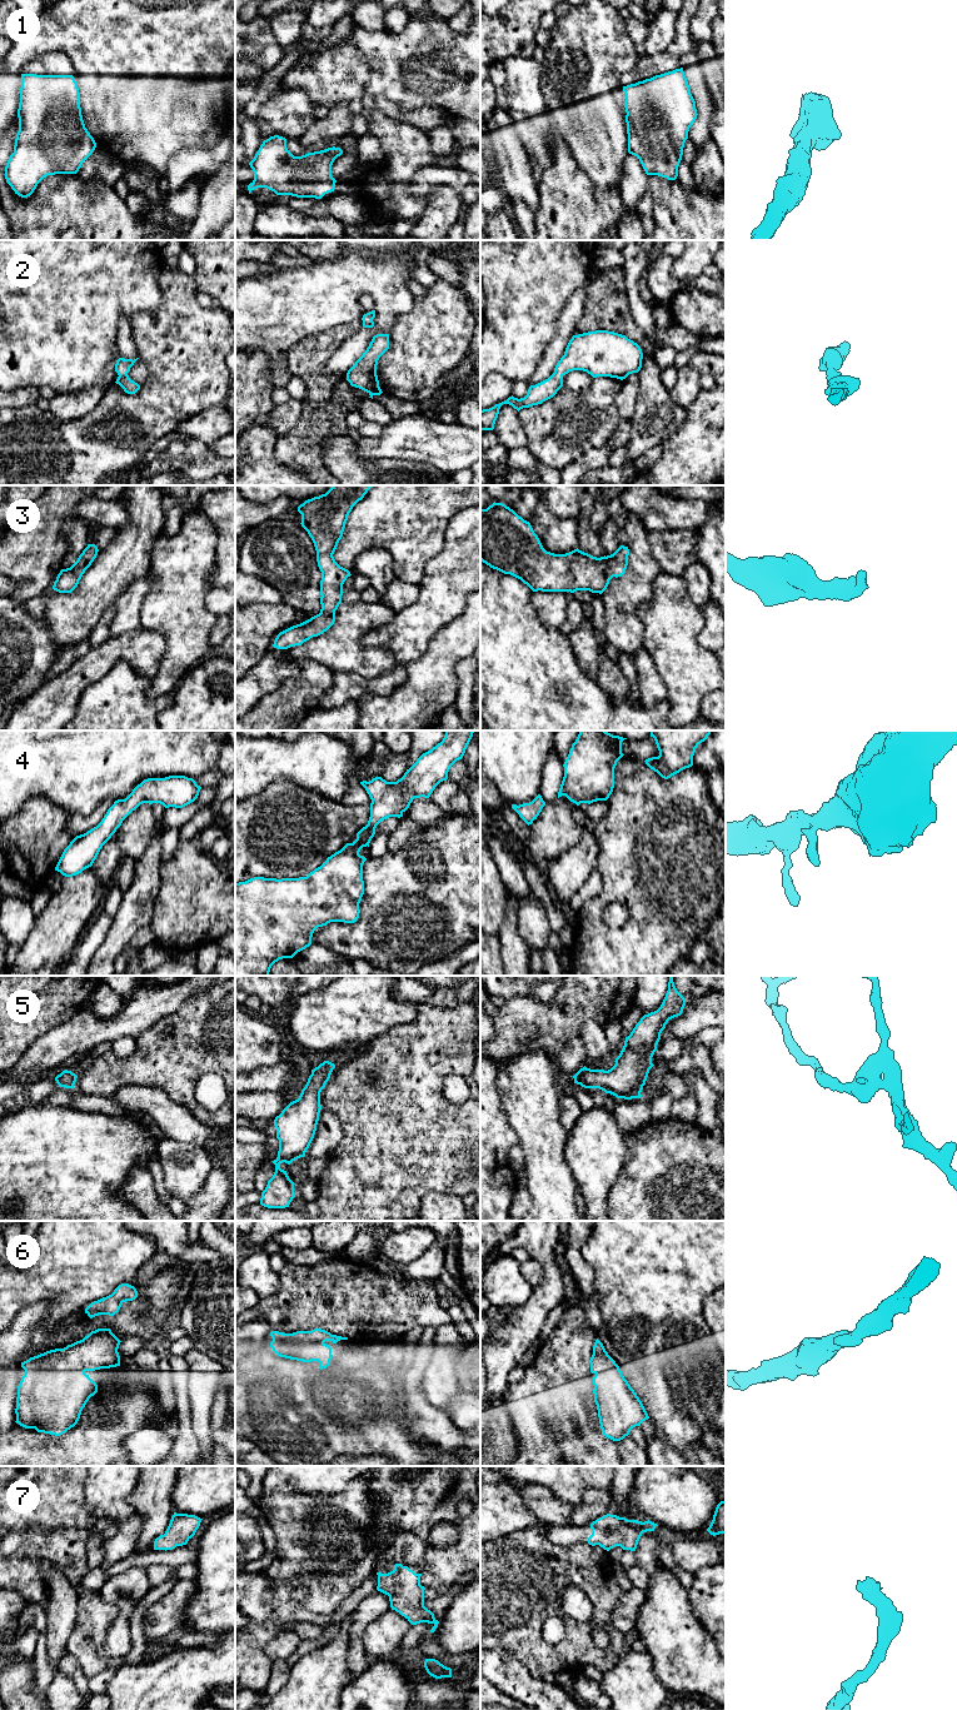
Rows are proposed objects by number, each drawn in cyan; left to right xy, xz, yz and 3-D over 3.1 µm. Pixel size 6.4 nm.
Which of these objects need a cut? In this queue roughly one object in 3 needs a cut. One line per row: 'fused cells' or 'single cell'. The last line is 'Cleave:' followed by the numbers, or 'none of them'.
1: single cell
2: single cell
3: single cell
4: single cell
5: single cell
6: single cell
7: single cell
Cleave: none of them

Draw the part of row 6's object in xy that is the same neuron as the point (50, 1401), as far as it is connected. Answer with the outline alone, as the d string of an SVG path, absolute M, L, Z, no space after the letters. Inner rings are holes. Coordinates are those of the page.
M98 1328L64 1348L50 1350L21 1362L25 1374L18 1386L15 1422L55 1436L74 1427L89 1399L98 1392L96 1382L85 1372L120 1366L120 1342L110 1328Z

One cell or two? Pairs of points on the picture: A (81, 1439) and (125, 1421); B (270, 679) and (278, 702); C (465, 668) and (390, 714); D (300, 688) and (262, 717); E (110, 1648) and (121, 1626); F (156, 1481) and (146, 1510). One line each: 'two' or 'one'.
A: one
B: two
C: two
D: one
E: one
F: one

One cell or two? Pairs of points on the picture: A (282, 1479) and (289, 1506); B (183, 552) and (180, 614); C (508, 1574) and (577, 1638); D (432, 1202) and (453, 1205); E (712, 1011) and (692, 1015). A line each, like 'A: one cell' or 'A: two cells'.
A: two cells
B: one cell
C: one cell
D: one cell
E: one cell

